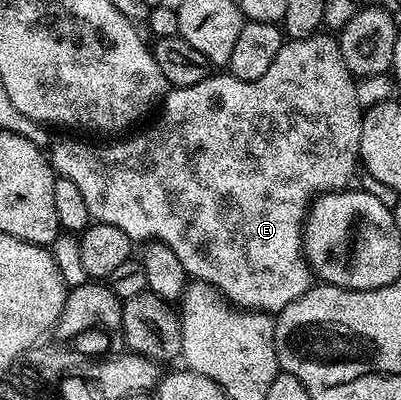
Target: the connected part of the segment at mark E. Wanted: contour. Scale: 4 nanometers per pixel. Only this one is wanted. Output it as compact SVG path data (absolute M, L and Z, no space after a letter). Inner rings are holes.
M324 34L307 35L305 39L288 39L278 49L274 65L270 65L270 69L266 69L266 73L262 73L258 81L242 81L231 73L213 73L207 79L198 81L198 85L172 87L162 100L164 112L161 113L160 120L149 131L144 131L133 139L108 141L105 142L108 143L105 147L79 143L76 139L68 139L65 143L57 142L50 151L50 162L55 174L78 185L78 190L86 200L86 209L90 209L95 222L118 225L118 229L122 229L122 233L126 233L134 241L156 240L170 245L178 261L182 261L189 277L216 287L231 304L239 308L279 313L283 307L302 297L302 293L306 293L314 285L312 268L309 267L302 250L302 226L309 205L315 197L323 193L345 190L351 184L348 182L351 181L356 167L358 171L360 163L364 111L358 101L357 80L342 57L339 38L332 36L331 39Z

